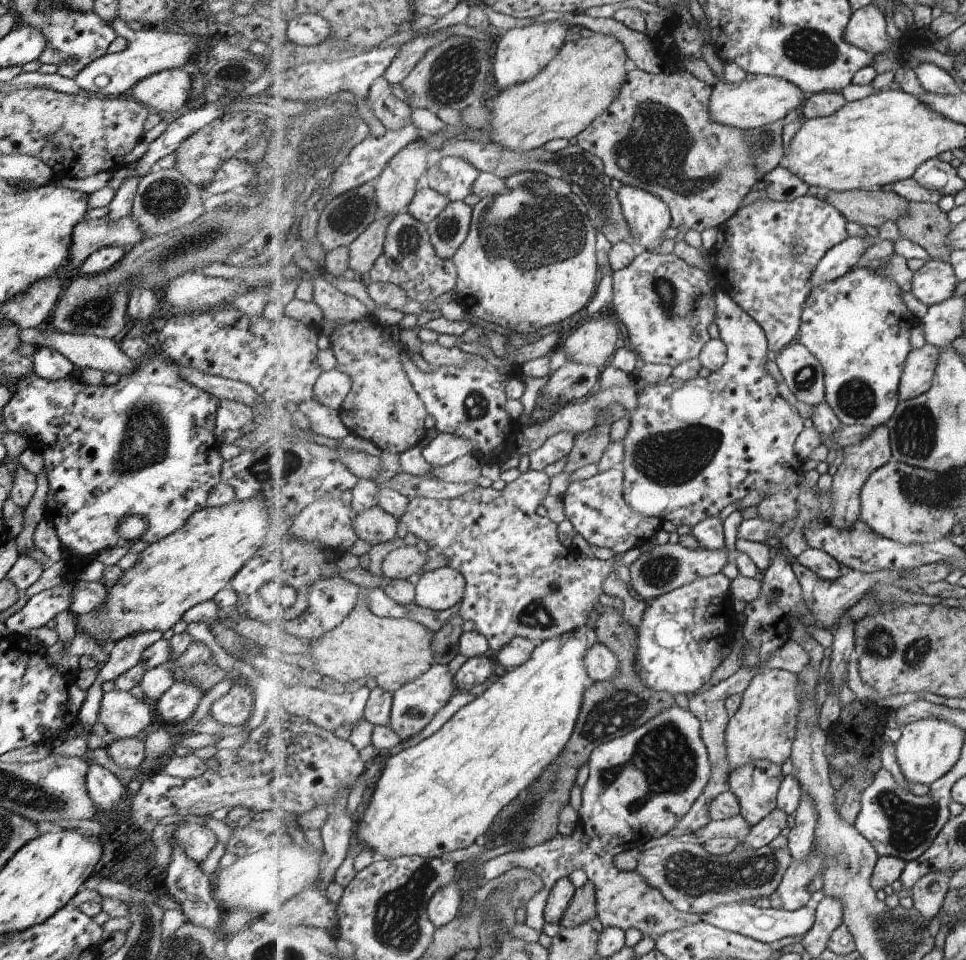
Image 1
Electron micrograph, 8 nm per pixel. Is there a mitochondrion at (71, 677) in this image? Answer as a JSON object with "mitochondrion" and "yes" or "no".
{"mitochondrion":"no"}

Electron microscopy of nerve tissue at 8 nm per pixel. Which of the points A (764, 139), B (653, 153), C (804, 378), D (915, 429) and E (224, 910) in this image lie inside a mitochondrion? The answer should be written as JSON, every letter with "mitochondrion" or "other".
{"A":"mitochondrion","B":"mitochondrion","C":"mitochondrion","D":"mitochondrion","E":"other"}

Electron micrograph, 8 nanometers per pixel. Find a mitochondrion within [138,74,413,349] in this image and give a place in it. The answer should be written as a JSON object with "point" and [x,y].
{"point":[303,164]}

